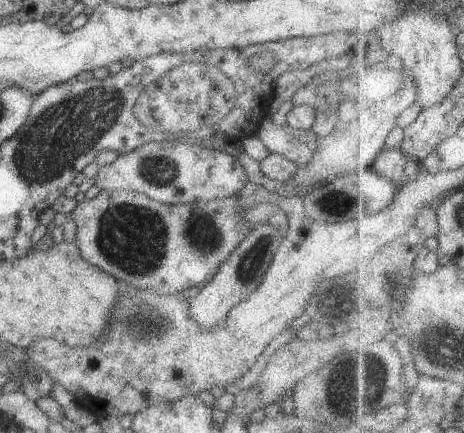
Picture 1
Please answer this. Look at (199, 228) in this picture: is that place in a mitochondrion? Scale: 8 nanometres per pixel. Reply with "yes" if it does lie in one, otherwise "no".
yes

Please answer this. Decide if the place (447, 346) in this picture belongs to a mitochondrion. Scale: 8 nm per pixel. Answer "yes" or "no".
yes

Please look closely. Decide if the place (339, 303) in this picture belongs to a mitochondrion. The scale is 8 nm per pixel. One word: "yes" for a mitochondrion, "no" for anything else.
no

